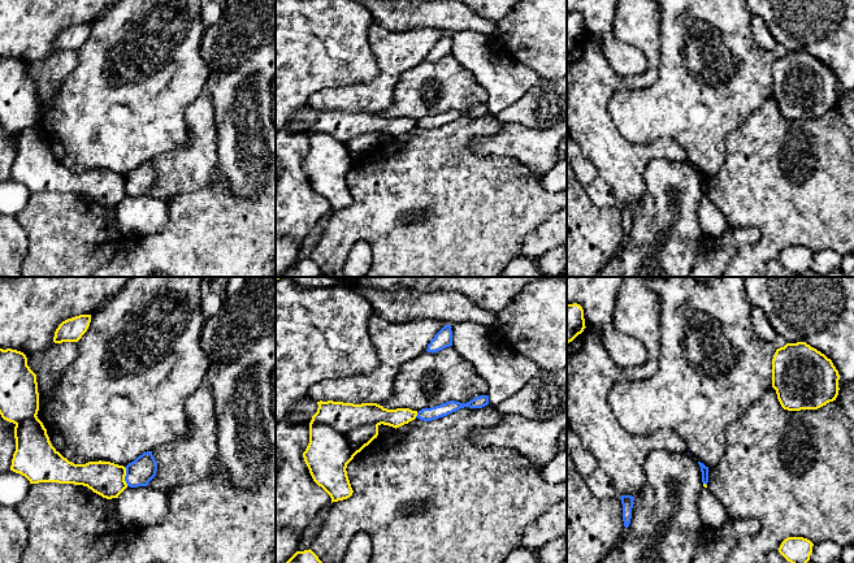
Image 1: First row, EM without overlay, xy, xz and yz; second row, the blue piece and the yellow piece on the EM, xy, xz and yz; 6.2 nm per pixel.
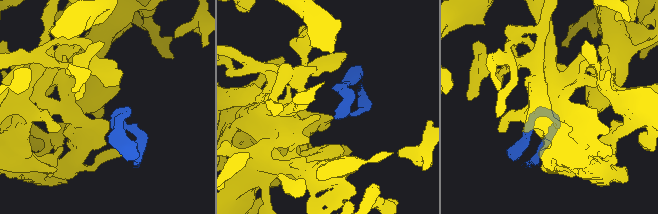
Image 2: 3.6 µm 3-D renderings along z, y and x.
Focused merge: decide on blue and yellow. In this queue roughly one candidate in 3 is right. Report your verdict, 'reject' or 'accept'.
reject

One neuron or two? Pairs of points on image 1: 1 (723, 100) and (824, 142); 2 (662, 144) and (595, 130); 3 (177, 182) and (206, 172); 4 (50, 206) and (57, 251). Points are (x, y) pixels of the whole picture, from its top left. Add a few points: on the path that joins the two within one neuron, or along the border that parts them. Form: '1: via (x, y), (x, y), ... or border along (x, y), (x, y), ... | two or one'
1: border along (771, 95), (729, 133) | two
2: via (645, 151), (616, 151), (612, 147) | one
3: via (183, 176), (187, 172), (199, 172) | one
4: via (50, 217), (57, 225), (57, 239) | one

